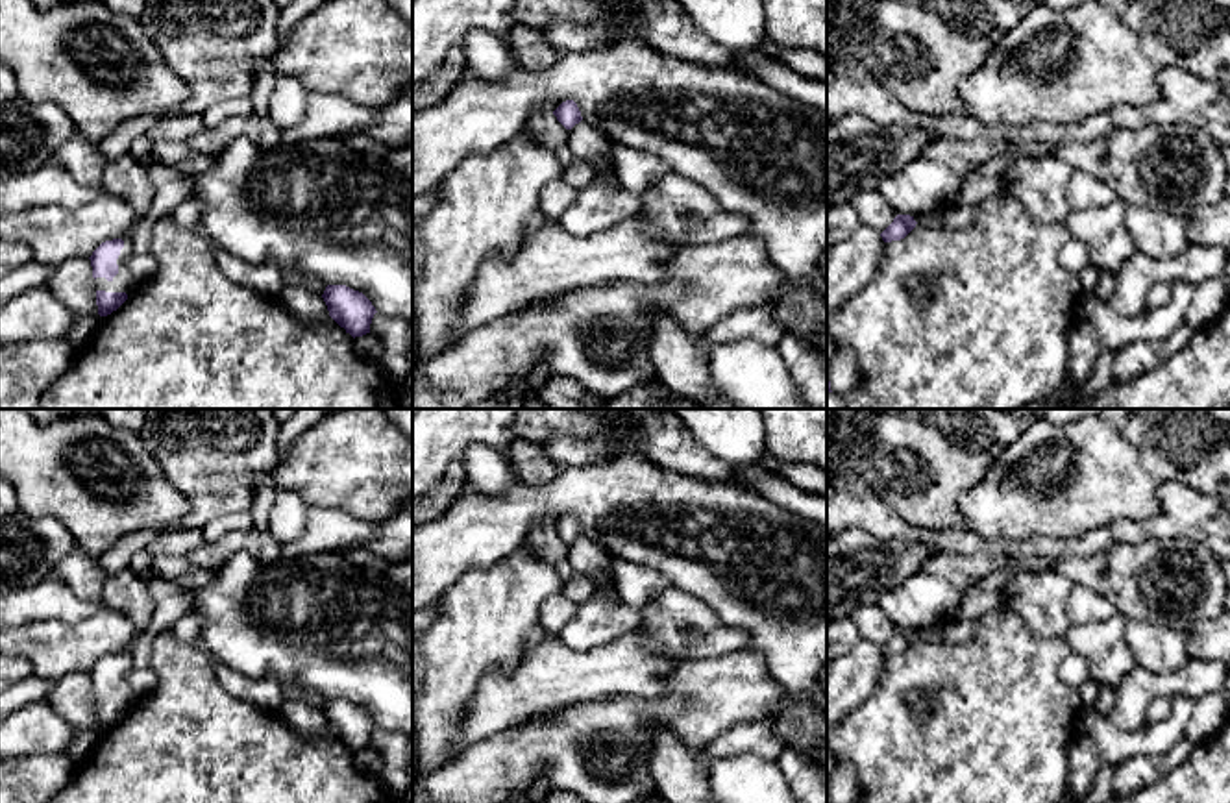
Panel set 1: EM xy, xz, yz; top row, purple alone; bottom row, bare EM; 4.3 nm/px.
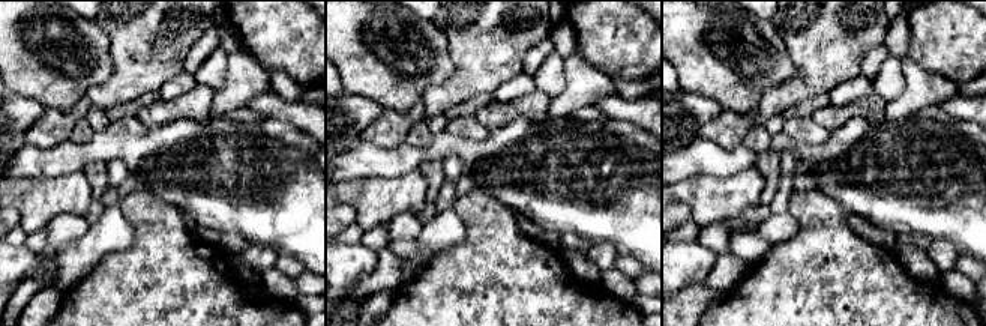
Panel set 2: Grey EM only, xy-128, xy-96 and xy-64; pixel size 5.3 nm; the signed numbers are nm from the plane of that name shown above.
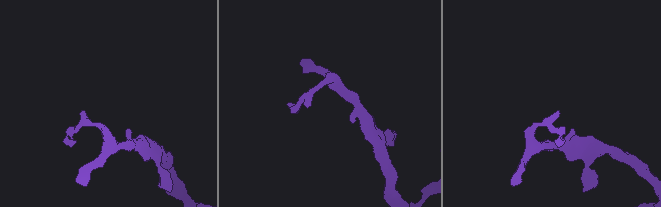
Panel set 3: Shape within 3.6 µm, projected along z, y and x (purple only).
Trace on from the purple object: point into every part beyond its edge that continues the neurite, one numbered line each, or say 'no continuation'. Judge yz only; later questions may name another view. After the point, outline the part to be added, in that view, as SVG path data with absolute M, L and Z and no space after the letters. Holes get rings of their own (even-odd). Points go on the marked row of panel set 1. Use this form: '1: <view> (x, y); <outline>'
no continuation

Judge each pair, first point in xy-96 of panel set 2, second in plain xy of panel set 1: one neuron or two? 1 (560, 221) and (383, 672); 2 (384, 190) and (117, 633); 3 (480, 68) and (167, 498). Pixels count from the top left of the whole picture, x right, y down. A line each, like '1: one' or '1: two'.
1: one
2: one
3: two

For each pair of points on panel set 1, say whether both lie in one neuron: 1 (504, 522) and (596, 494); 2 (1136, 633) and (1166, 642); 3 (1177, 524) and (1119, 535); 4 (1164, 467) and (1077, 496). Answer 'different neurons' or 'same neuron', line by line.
1: same neuron
2: same neuron
3: same neuron
4: different neurons

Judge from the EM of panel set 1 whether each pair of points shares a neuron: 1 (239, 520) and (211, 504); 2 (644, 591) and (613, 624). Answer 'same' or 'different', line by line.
1: different
2: different

